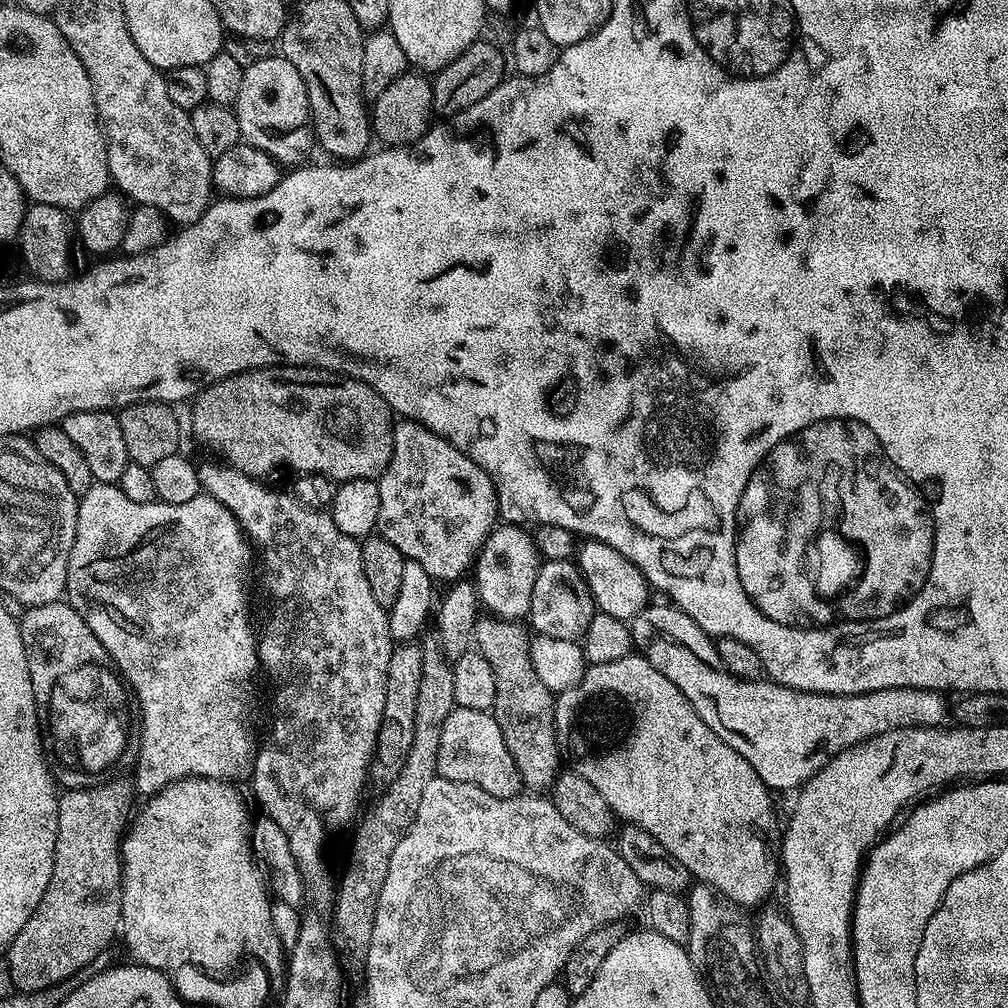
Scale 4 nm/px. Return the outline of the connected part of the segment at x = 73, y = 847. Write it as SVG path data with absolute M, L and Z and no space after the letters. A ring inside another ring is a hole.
M120 776L117 780L108 780L105 784L102 782L93 783L87 788L69 788L61 791L58 796L58 834L56 835L56 845L54 846L54 870L50 874L50 882L46 886L46 894L42 894L42 902L34 910L32 917L24 923L22 930L14 938L14 942L6 953L6 959L9 964L10 978L13 979L13 986L16 990L22 992L33 992L54 986L63 980L69 980L71 976L77 975L84 968L91 968L94 958L105 955L112 944L112 939L117 939L121 931L120 923L120 877L122 875L122 865L120 862L120 842L130 823L130 817L133 815L132 796L134 797L134 784L131 779Z

